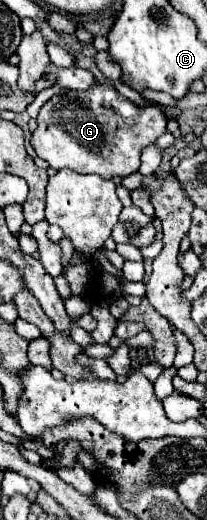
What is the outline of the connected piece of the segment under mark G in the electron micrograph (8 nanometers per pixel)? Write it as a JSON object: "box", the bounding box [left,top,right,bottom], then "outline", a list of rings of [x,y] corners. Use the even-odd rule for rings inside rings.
{"box":[32,83,166,179],"outline":[[[96,83],[92,89],[86,91],[66,91],[60,95],[54,95],[50,101],[46,101],[36,117],[38,127],[32,133],[32,147],[40,159],[44,159],[52,169],[70,167],[78,173],[96,173],[104,179],[114,177],[128,177],[138,171],[140,167],[140,153],[146,145],[156,141],[162,133],[166,133],[166,115],[158,107],[138,107],[130,99],[122,97],[110,83]]]}

